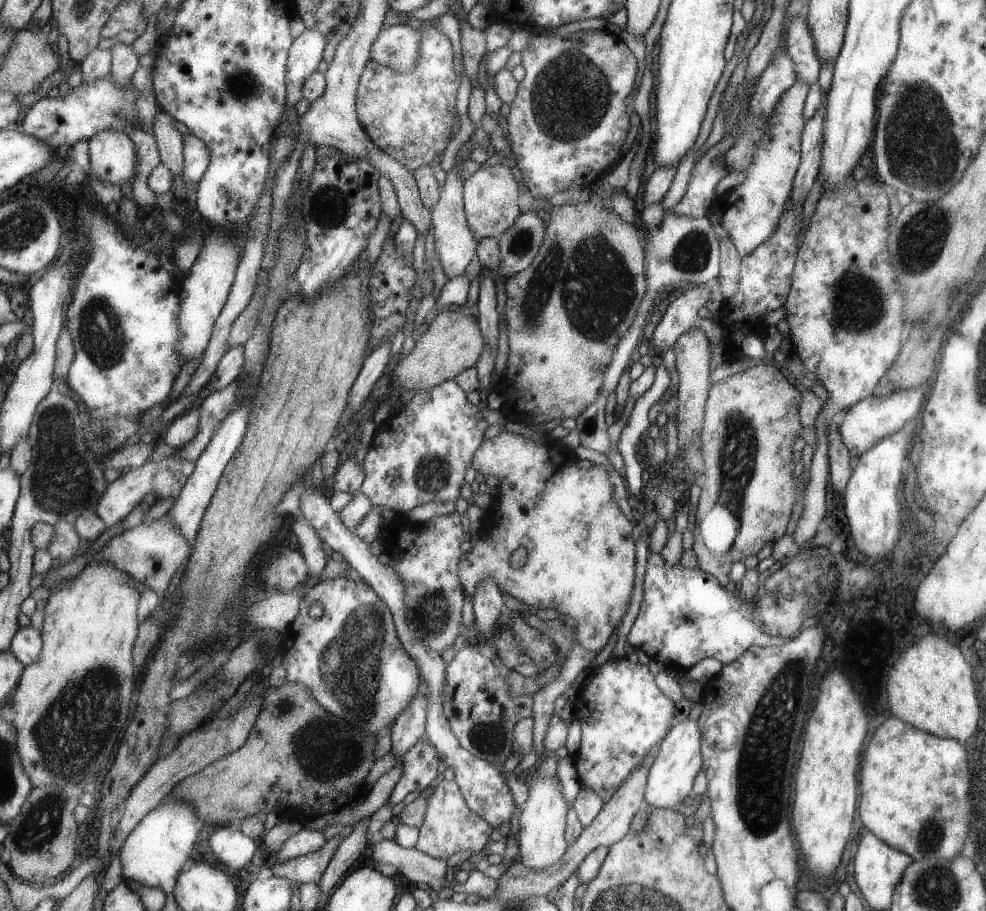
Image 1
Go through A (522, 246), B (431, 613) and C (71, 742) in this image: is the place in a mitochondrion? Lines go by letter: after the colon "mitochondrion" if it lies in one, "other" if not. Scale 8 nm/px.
A: mitochondrion
B: mitochondrion
C: mitochondrion

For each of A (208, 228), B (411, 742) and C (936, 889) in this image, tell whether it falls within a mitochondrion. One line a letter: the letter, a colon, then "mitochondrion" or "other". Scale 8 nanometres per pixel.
A: other
B: other
C: mitochondrion

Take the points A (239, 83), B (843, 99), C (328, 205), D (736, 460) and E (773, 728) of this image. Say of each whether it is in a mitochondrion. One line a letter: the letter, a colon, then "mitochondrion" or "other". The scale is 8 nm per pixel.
A: mitochondrion
B: other
C: mitochondrion
D: mitochondrion
E: mitochondrion

